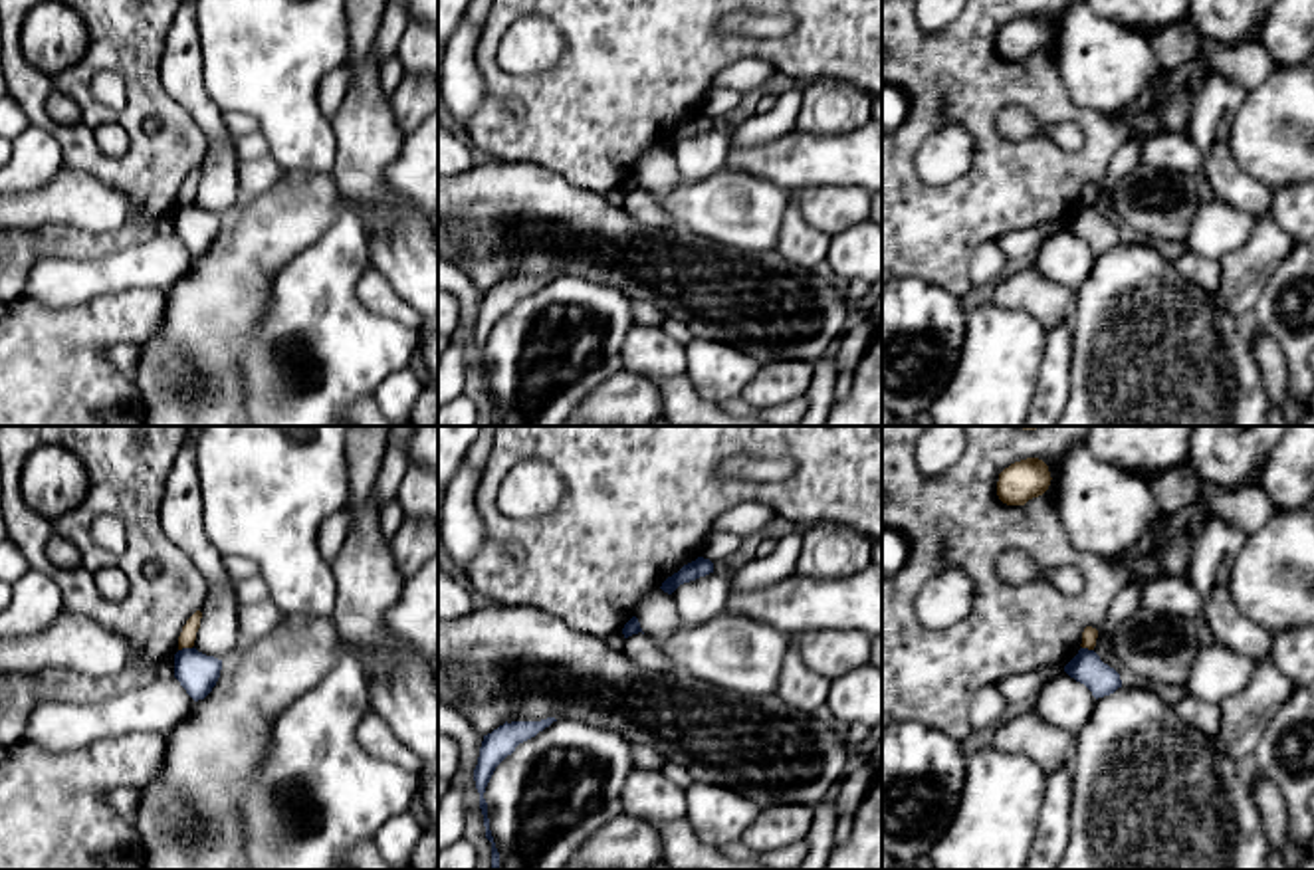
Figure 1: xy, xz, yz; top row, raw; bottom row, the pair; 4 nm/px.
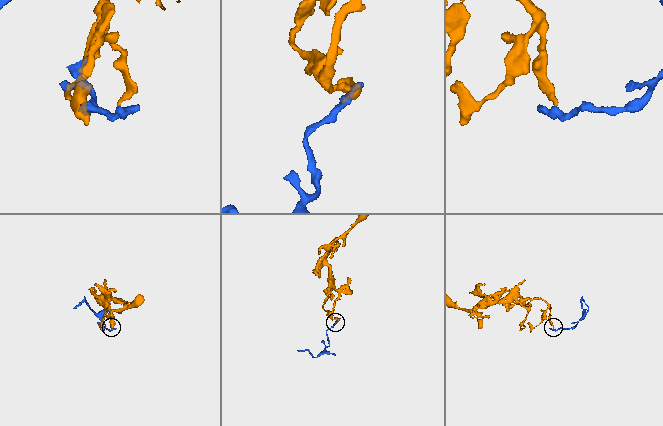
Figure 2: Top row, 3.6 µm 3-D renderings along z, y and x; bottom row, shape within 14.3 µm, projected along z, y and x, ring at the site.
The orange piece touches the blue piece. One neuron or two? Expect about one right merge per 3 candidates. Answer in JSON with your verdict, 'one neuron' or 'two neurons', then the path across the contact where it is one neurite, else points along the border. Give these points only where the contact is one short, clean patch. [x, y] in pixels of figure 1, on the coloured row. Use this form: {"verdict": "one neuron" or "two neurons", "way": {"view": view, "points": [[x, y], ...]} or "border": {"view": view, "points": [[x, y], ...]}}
{"verdict": "two neurons", "border": {"view": "xy", "points": [[191, 647], [179, 651]]}}

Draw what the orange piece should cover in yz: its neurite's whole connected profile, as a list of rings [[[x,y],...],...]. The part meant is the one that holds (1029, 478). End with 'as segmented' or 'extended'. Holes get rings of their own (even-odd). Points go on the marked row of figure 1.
[[[1039,458],[1011,464],[999,474],[997,495],[1007,505],[1025,505],[1042,495],[1050,486],[1048,466]]] | as segmented

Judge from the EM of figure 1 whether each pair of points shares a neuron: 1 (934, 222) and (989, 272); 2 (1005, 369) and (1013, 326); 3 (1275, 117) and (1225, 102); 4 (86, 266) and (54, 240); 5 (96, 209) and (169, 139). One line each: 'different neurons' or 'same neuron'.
1: different neurons
2: same neuron
3: different neurons
4: different neurons
5: different neurons

